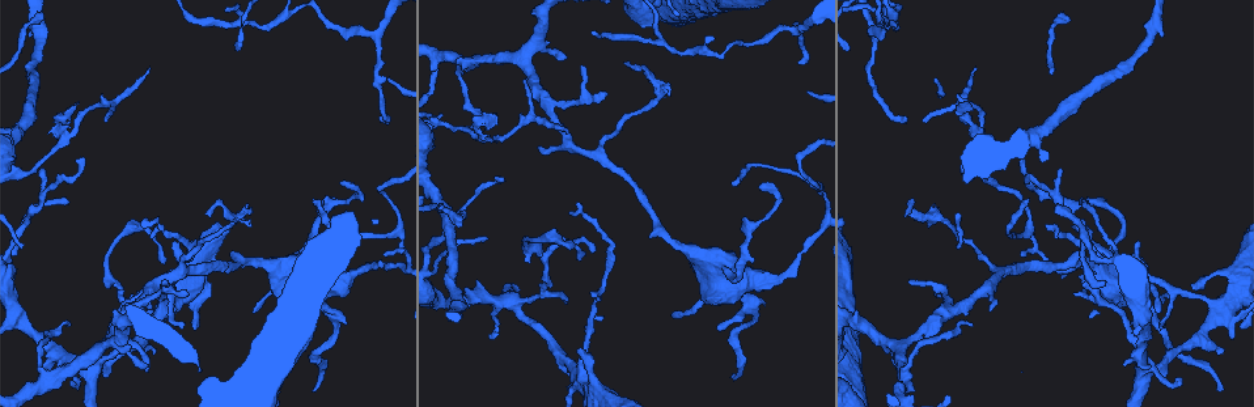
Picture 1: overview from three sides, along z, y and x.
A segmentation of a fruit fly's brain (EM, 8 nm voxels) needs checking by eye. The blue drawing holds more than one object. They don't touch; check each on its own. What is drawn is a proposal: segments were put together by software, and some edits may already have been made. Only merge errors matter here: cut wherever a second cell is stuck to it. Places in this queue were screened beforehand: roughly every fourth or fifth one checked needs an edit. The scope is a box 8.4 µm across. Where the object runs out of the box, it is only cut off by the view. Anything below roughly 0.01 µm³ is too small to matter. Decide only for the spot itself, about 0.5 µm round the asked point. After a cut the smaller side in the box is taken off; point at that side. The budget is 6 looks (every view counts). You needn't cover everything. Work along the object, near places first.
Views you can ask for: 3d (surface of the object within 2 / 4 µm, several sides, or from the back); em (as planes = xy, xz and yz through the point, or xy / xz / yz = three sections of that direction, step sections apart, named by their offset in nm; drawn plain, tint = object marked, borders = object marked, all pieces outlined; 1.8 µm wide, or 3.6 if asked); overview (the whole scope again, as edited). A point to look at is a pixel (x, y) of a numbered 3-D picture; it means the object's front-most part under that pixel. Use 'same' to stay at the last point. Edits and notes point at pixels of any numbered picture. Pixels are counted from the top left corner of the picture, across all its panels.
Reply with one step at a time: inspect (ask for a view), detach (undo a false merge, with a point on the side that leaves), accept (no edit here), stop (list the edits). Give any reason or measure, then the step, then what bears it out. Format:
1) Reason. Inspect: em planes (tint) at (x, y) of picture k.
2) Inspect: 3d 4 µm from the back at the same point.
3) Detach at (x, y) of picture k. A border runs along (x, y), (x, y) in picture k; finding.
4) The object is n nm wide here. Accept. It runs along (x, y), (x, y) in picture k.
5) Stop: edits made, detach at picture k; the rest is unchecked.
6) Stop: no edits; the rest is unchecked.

Inspect: 3d 2 µm at (481, 136) of picture 1.

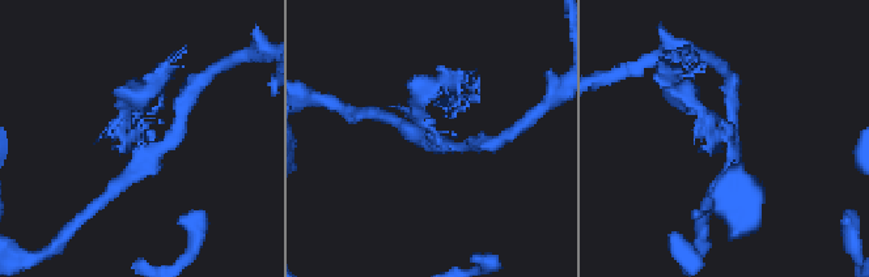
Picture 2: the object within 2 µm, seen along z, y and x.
Inspect: em planes (tint) at (429, 141) of picture 2.

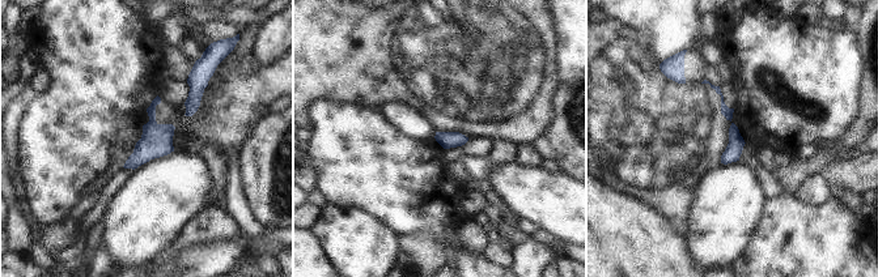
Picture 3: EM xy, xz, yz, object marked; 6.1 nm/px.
Detach at (151, 110) of picture 3. A border runs along (149, 119), (155, 122) in picture 3; a second cell is stuck on.

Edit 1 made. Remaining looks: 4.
Inspect: overview.

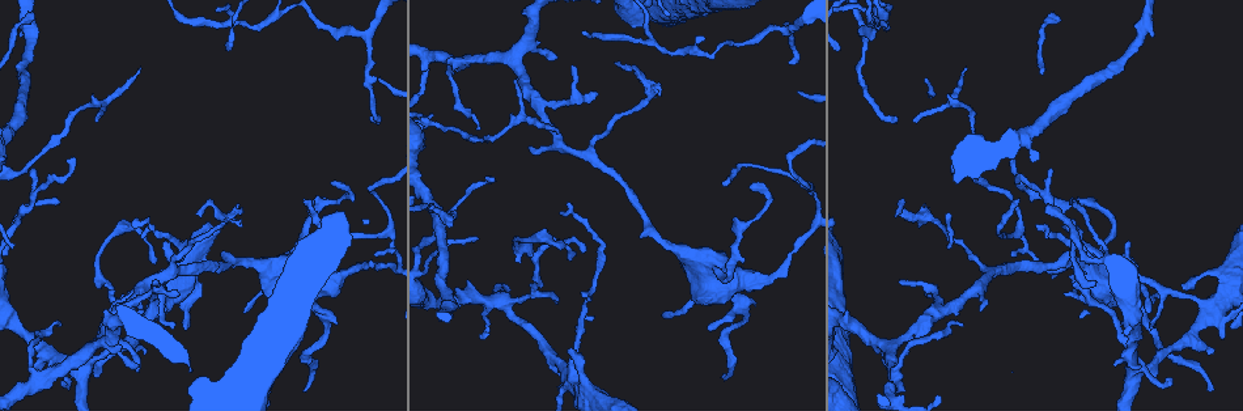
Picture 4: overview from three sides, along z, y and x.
Narrows sharply. Inspect: em xy step 8 (tint) at (517, 244) of picture 4.

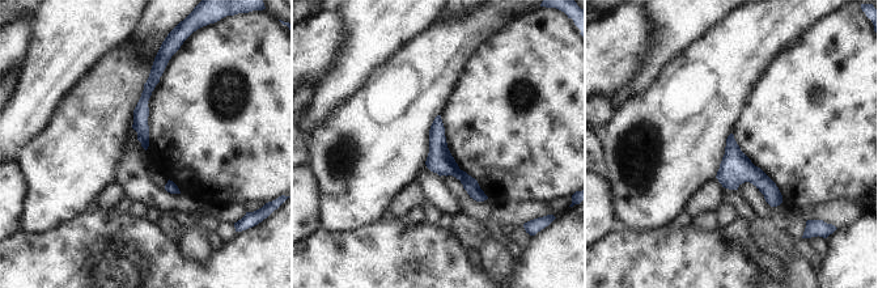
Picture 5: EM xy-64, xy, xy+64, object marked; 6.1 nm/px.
Accept. It runs along (437, 121), (438, 153), (480, 198) in picture 5; continuous, no second cell.

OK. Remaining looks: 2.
Sudden change in width. Inspect: em planes (tint) at (1213, 315) of picture 4.

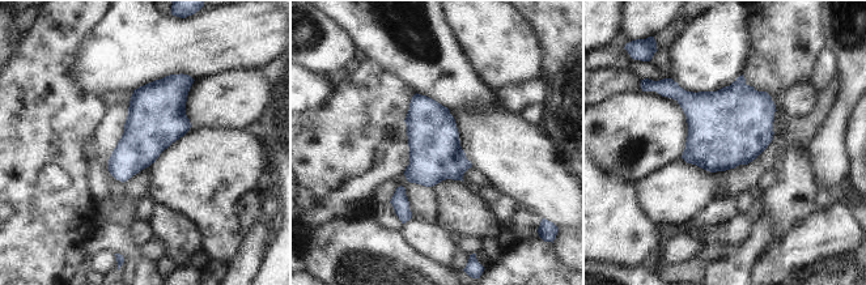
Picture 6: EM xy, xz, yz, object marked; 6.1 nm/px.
Accept. Continuous, no second cell.

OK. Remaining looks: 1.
Stop: edits made, detach at picture 3; the rest is unchecked.

